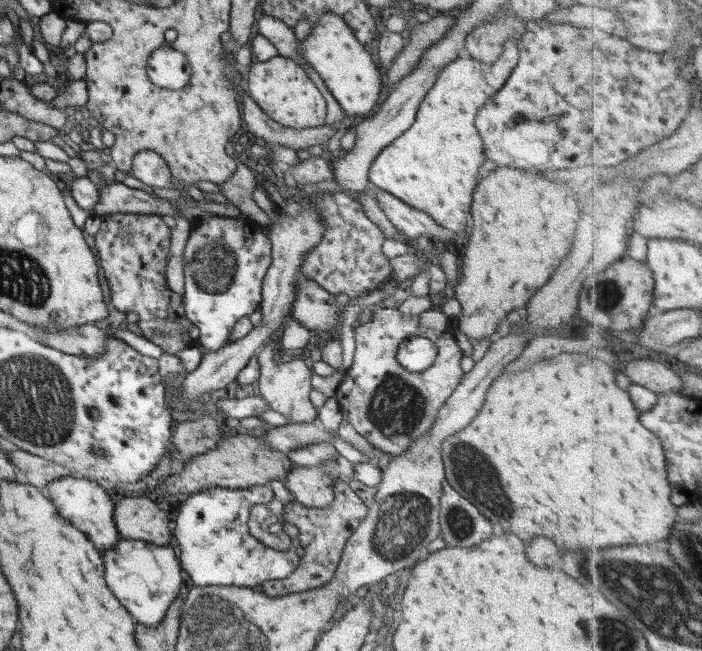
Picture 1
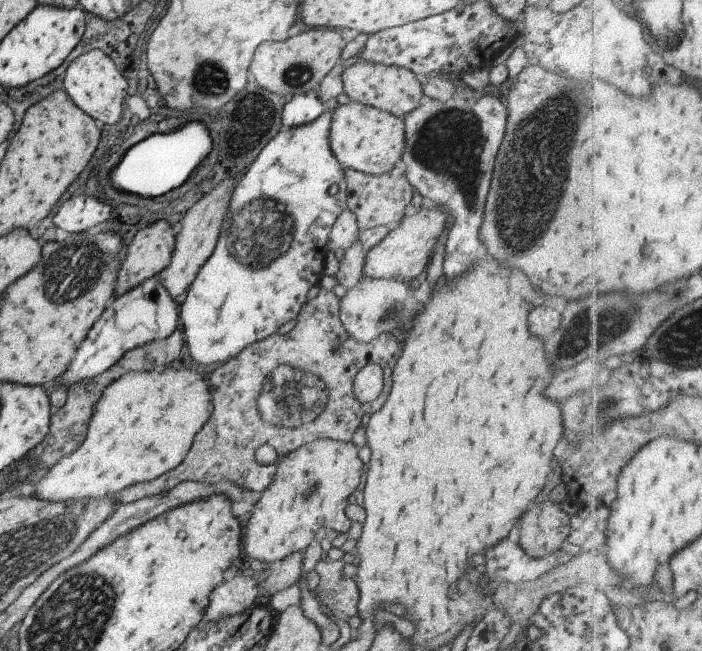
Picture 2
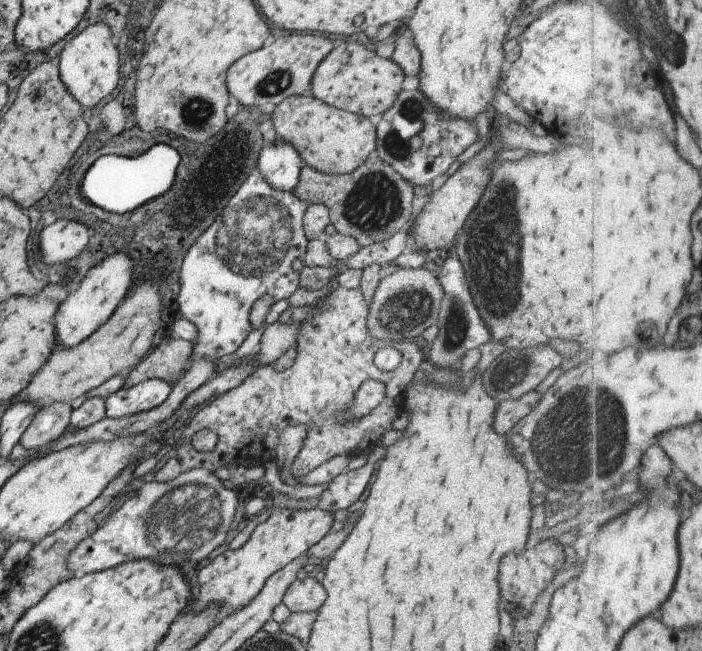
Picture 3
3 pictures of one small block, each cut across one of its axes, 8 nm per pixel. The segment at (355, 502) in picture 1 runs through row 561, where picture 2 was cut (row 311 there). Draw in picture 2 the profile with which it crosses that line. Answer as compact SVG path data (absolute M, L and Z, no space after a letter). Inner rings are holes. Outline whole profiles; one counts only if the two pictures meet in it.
M323 287L312 300L302 305L296 318L295 327L288 334L272 334L248 344L236 358L228 360L208 376L210 394L214 398L214 412L210 420L196 434L188 456L176 468L169 470L144 483L136 483L120 491L120 503L136 502L144 497L164 494L172 490L182 481L204 482L211 485L221 480L232 482L244 489L263 492L272 484L278 462L305 444L318 439L328 439L350 442L356 429L362 424L364 414L374 414L382 408L388 398L392 386L392 370L400 358L400 346L397 337L392 332L382 332L372 342L358 342L346 332L340 318L340 299L330 290ZM374 363L382 368L384 373L383 390L376 400L369 403L358 402L354 398L352 388L354 378L366 364ZM264 444L269 444L276 450L278 460L273 464L260 465L255 461L254 452Z

